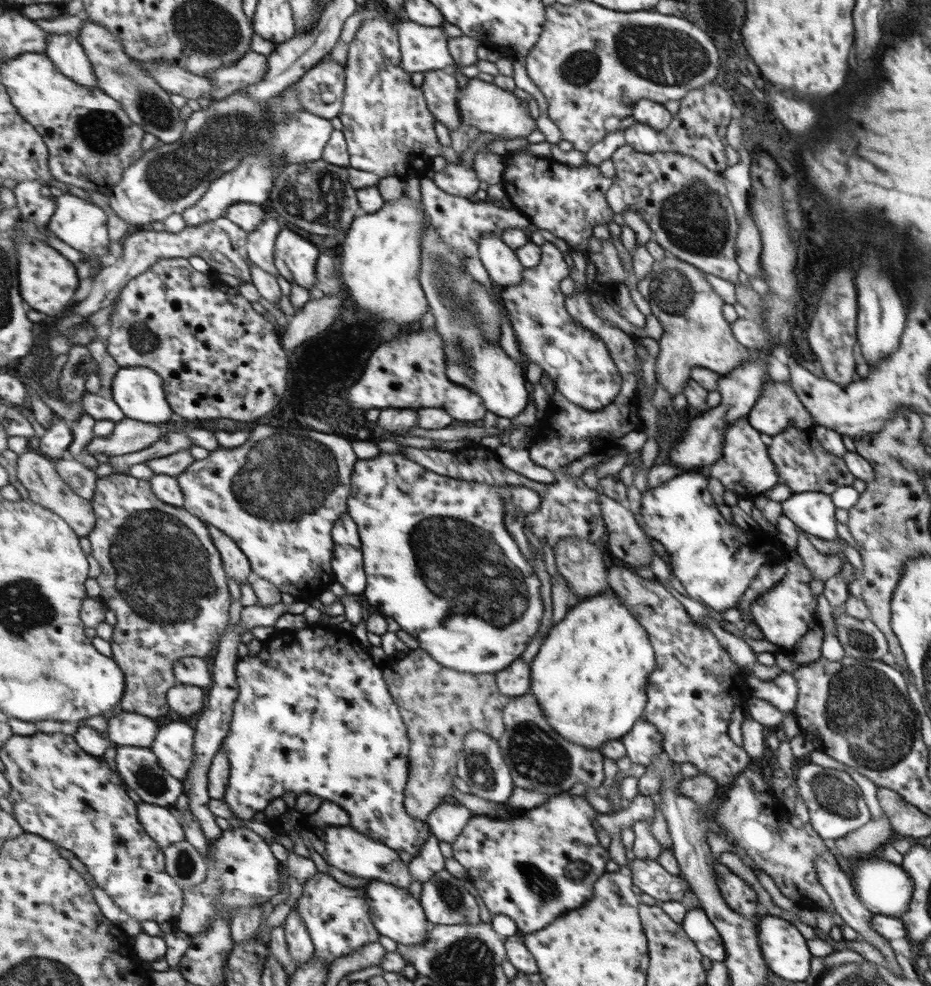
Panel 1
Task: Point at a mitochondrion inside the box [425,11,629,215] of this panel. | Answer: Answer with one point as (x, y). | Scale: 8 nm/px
(579, 68)

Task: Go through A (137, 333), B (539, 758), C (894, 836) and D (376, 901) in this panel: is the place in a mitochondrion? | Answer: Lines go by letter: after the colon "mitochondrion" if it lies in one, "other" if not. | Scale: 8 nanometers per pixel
A: mitochondrion
B: mitochondrion
C: other
D: other

